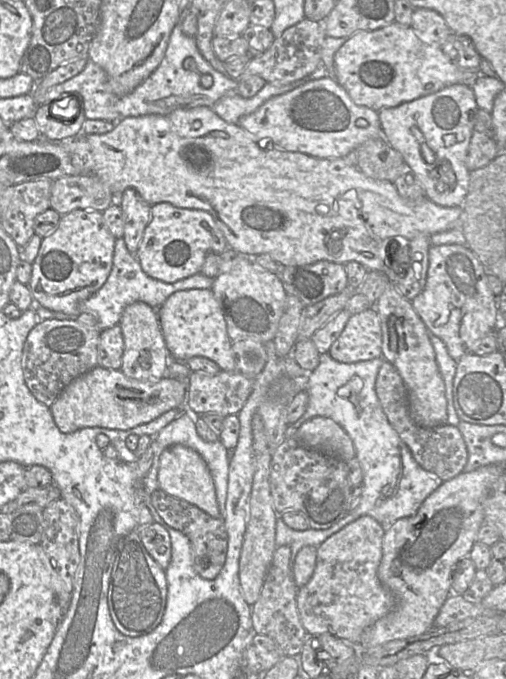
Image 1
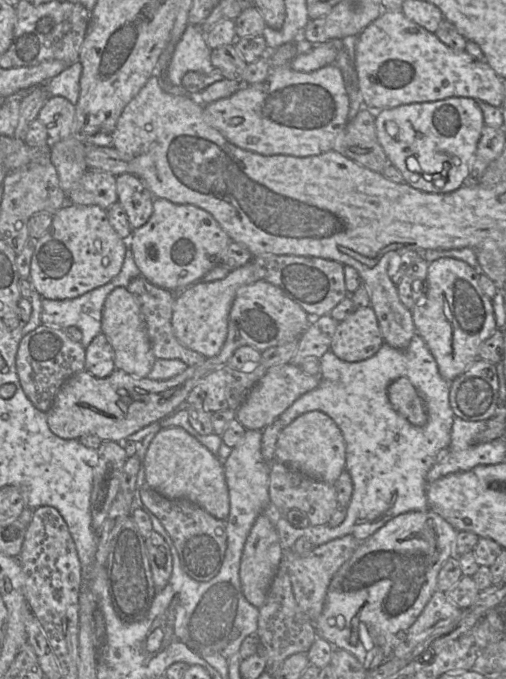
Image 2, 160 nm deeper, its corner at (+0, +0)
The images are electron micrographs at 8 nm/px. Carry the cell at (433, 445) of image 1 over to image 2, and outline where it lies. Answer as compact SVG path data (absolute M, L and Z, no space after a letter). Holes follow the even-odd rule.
M407 377L393 381L388 386L387 395L392 407L411 424L426 425L428 416L424 402Z

